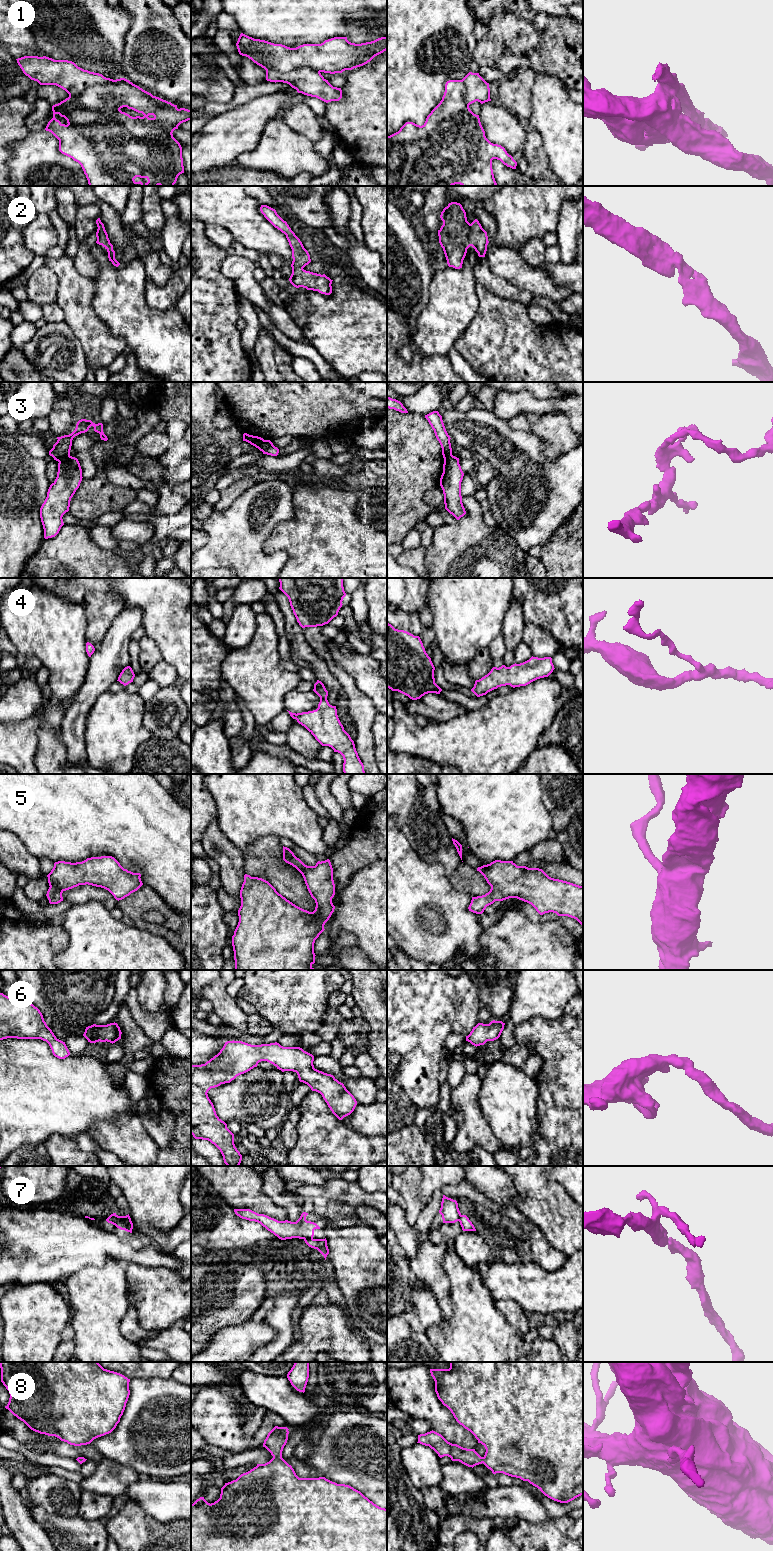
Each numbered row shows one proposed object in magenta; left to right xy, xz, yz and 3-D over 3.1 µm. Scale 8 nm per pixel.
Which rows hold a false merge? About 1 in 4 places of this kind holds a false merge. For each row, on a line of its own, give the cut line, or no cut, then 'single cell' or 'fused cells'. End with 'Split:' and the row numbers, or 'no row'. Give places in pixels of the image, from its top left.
1: cut xz (266, 69), (293, 71), (300, 67), (310, 67), (319, 72); fused cells
2: cut none; single cell
3: cut xy (69, 455), (58, 461); fused cells
4: cut none; single cell
5: cut none; single cell
6: cut none; single cell
7: cut xz (312, 1237), (304, 1240); fused cells
8: cut none; single cell
Split: 1, 3, 7

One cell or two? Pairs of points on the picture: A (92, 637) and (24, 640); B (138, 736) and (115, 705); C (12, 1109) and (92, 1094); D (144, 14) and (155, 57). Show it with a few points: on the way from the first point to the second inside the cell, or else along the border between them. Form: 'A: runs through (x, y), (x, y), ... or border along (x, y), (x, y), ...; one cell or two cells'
A: border along (85, 613), (86, 642); two cells
B: runs through (130, 728), (115, 713); one cell
C: runs through (32, 1096), (68, 1096), (72, 1094); one cell
D: runs through (154, 25), (155, 46); one cell

